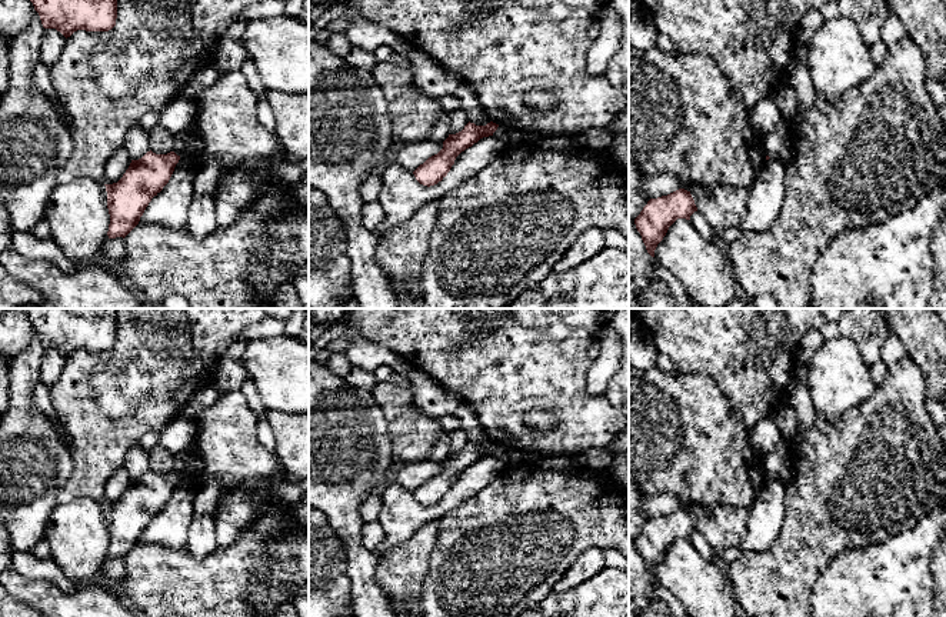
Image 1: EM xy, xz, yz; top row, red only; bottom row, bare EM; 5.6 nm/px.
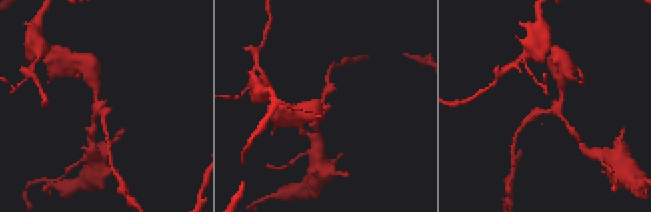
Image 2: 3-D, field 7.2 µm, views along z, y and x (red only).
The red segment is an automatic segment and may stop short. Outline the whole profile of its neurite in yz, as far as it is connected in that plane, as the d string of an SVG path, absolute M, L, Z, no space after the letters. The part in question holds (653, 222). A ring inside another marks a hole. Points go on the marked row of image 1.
M679 189L667 196L650 199L640 214L634 219L637 231L646 246L647 253L654 257L657 244L666 236L669 227L677 219L690 220L697 211L690 191Z

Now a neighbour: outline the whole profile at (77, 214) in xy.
M81 177L57 184L50 193L44 220L50 226L50 239L76 264L99 254L103 243L109 239L107 231L110 224L104 183Z

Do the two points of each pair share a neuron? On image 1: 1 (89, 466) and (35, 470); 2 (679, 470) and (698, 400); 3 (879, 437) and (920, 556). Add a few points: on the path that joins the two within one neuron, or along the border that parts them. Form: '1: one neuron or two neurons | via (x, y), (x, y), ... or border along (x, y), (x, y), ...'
1: two neurons | border along (66, 444), (72, 457), (72, 476), (57, 497)
2: one neuron | via (683, 453), (688, 449), (688, 417)
3: two neurons | border along (909, 529), (890, 534), (878, 543)

